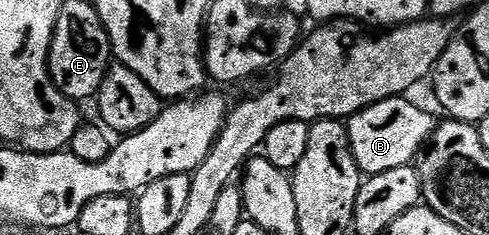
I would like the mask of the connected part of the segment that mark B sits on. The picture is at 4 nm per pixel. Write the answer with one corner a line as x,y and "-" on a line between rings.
407,97
386,99
346,120
353,157
364,176
370,177
377,173
385,173
389,169
414,164
421,148
430,140
436,129
437,119
409,100

